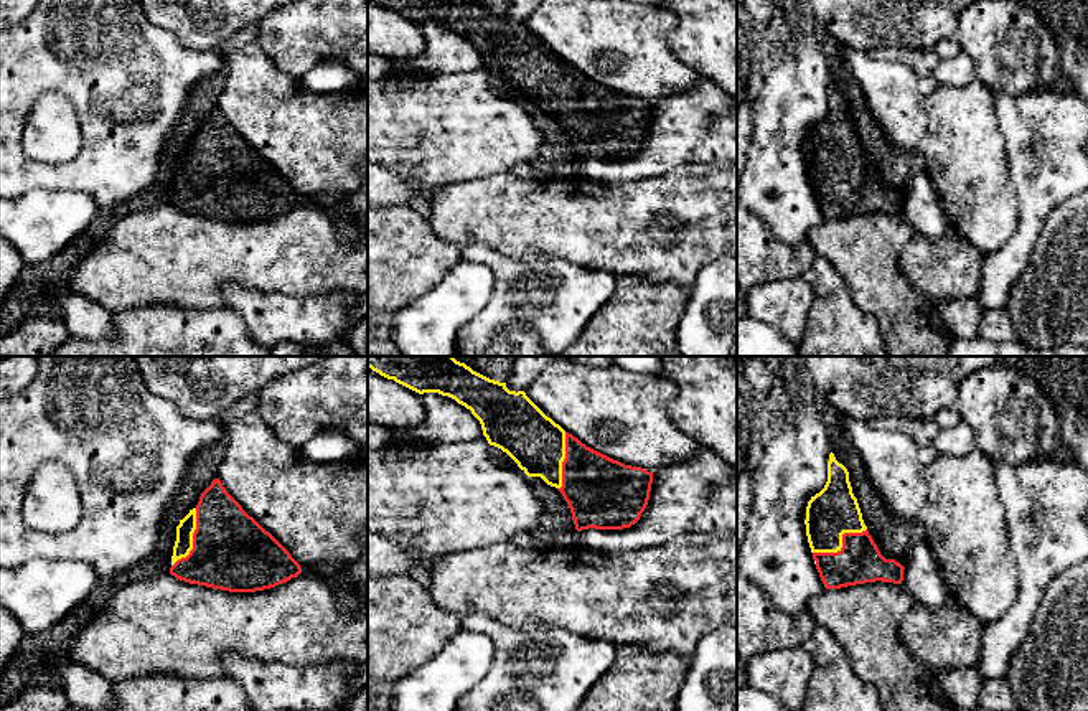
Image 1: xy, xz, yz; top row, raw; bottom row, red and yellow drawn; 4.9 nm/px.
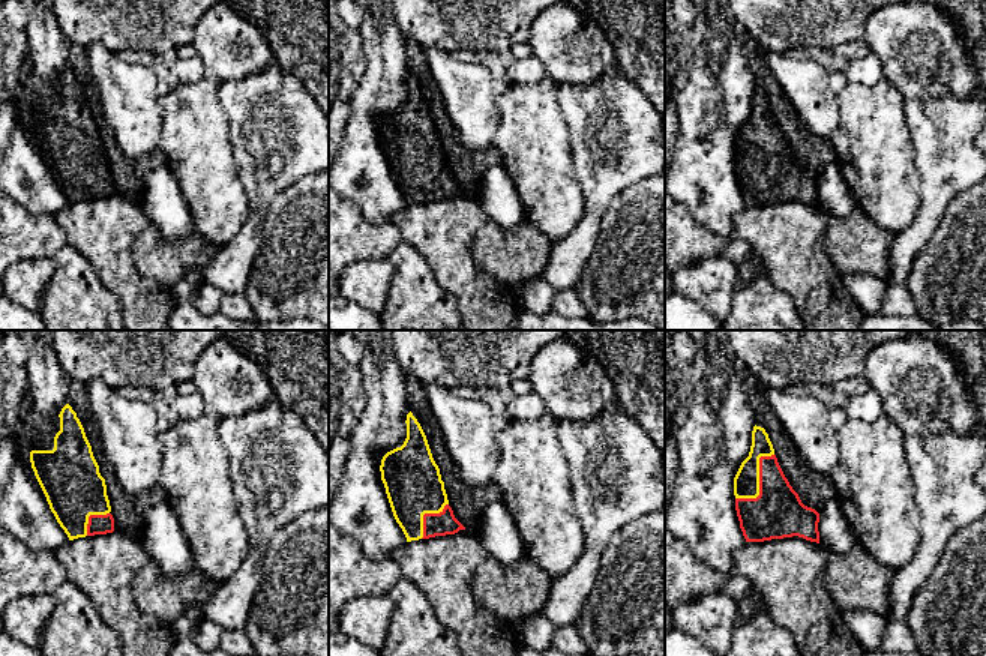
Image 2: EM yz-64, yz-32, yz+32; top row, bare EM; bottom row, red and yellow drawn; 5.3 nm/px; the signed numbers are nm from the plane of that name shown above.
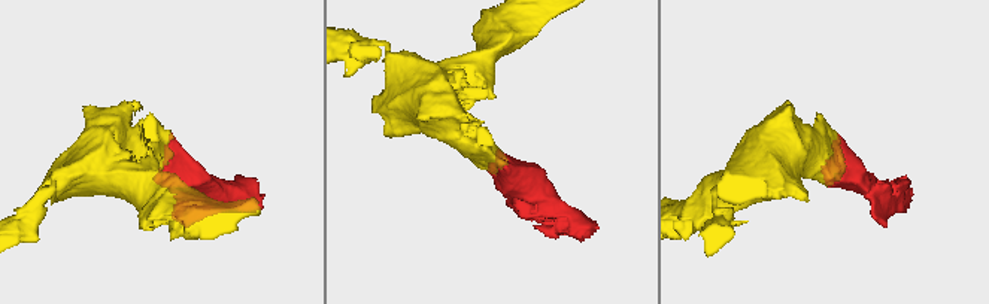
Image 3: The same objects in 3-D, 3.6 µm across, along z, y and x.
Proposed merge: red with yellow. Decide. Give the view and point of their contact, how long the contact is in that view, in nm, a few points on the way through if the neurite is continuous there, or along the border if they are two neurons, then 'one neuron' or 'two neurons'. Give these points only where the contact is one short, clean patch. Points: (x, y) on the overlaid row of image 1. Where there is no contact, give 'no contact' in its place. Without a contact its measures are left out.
meets red in yz at (843, 543); contact 300 nm long; one neuron

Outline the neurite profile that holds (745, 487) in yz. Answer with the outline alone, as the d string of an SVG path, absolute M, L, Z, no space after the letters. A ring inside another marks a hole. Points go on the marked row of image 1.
M748 470L737 477L737 556L748 528L748 518L755 498L755 482Z

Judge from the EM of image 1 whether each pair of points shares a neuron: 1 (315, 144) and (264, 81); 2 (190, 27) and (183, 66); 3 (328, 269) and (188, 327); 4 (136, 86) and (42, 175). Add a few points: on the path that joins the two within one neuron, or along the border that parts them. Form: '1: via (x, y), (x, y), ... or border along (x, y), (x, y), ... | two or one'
1: via (300, 129), (267, 96) | one
2: border along (155, 25), (172, 32), (190, 48), (218, 51) | two
3: border along (225, 306), (185, 307) | two
4: via (127, 116), (126, 124), (71, 175) | one

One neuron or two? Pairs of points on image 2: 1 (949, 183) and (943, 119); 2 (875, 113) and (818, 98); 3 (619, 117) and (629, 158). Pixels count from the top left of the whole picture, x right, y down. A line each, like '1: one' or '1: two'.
1: one
2: two
3: one

